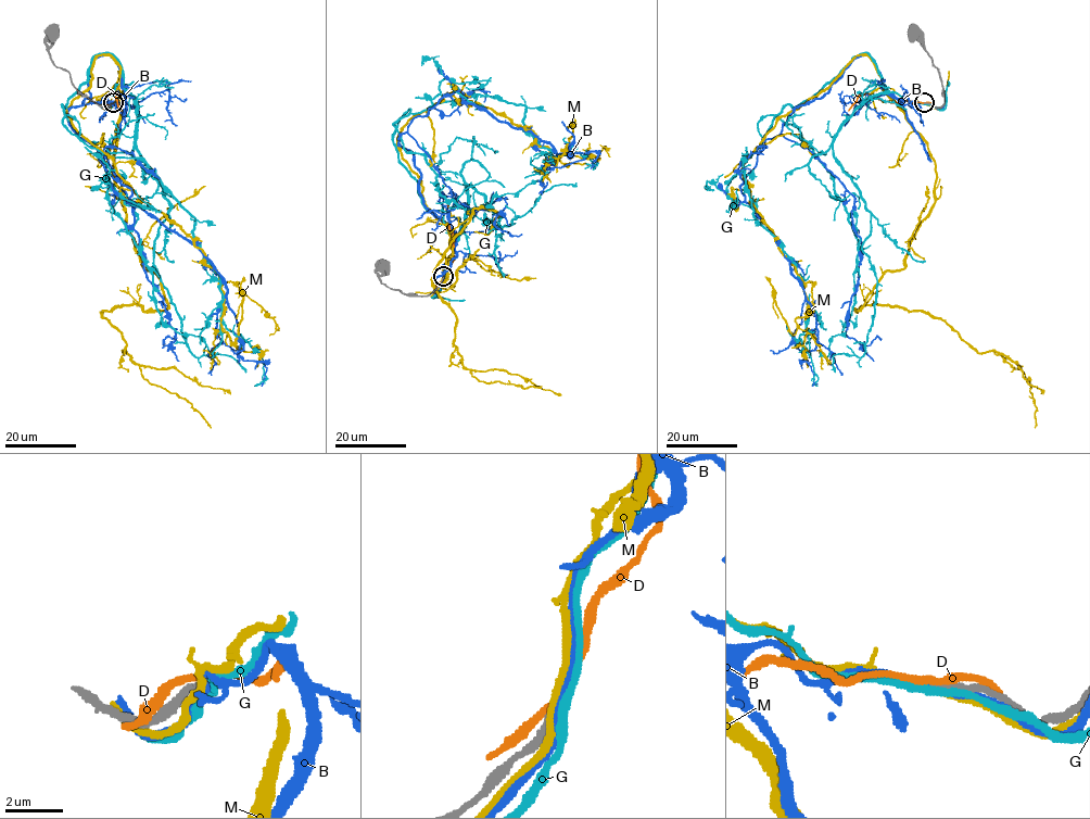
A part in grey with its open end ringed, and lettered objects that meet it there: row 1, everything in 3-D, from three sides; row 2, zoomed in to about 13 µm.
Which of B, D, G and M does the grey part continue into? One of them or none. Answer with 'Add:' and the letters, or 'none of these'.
Add: none of these

